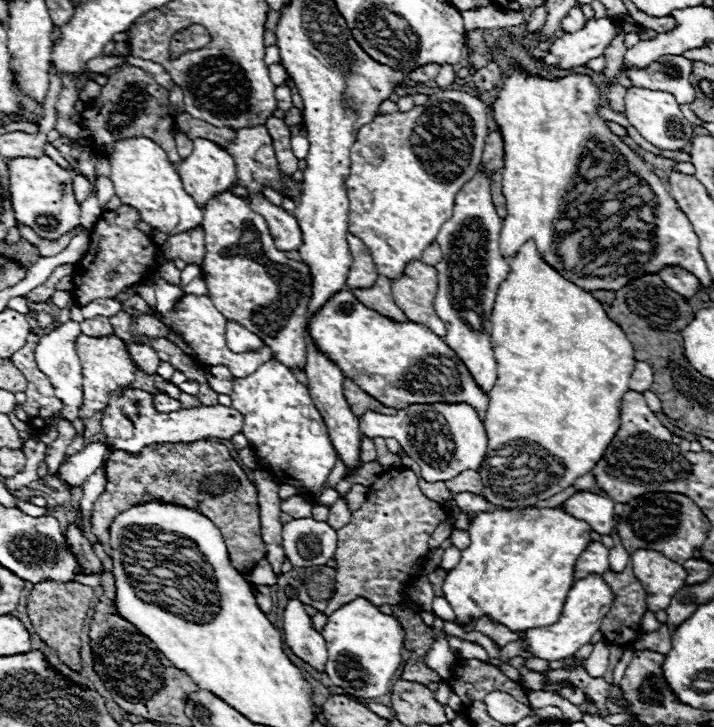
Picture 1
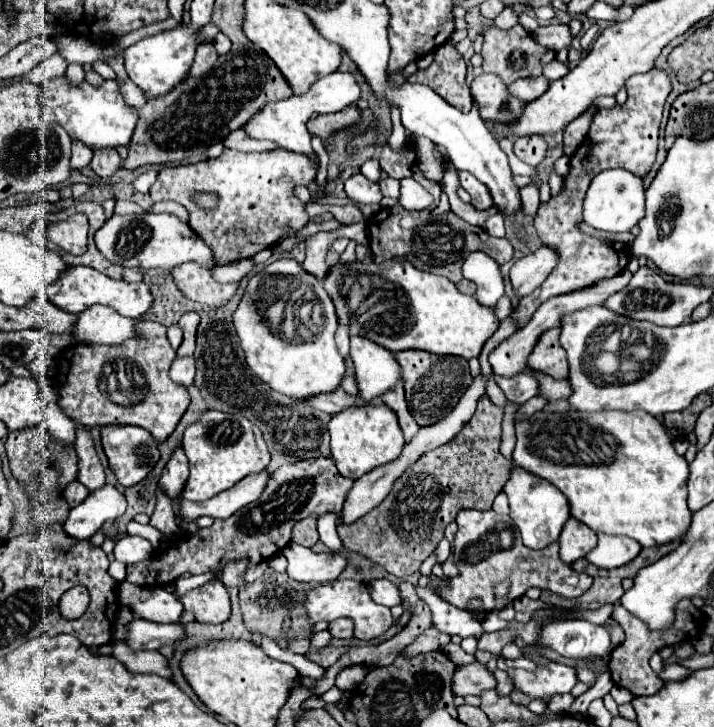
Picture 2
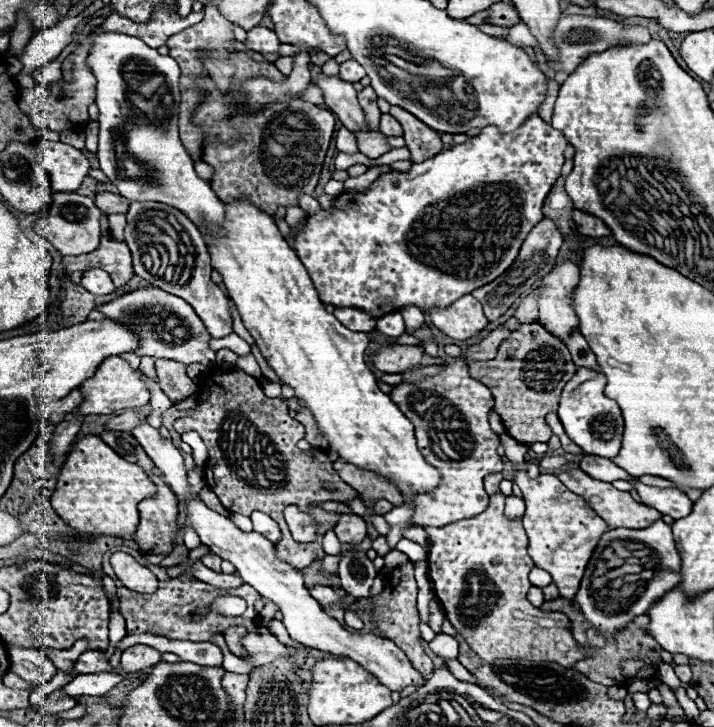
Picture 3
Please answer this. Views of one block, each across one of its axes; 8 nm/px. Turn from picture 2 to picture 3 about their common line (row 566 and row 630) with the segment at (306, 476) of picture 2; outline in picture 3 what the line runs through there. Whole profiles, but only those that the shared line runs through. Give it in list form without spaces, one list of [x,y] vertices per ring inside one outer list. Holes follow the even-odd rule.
[[[148,564],[148,568],[156,574],[160,586],[154,594],[140,594],[140,592],[132,592],[128,588],[120,588],[118,598],[120,598],[120,612],[126,618],[126,630],[128,634],[156,634],[156,636],[166,636],[168,640],[188,640],[188,642],[206,642],[210,640],[212,634],[222,634],[228,626],[246,626],[248,630],[258,628],[258,614],[254,610],[254,602],[260,600],[260,594],[244,584],[240,588],[232,588],[232,590],[220,590],[214,588],[210,584],[204,584],[200,580],[190,580],[186,576],[178,576],[178,578],[170,578],[166,574],[166,568],[160,568],[156,564]],[[220,594],[232,594],[238,596],[242,600],[246,600],[248,608],[242,616],[222,616],[218,612],[210,612],[204,620],[200,622],[190,622],[190,616],[196,608],[206,608],[210,606]]]

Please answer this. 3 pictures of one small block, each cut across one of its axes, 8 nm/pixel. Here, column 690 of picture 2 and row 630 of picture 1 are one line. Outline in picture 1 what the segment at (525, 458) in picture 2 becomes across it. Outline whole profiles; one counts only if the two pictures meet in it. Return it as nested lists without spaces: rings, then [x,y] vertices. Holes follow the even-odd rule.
[[[524,508],[524,510],[490,510],[478,512],[470,522],[470,546],[462,550],[462,560],[444,580],[444,598],[456,612],[458,620],[488,614],[512,632],[524,628],[550,626],[560,618],[568,590],[574,584],[574,566],[590,544],[590,524],[576,520],[562,508]]]

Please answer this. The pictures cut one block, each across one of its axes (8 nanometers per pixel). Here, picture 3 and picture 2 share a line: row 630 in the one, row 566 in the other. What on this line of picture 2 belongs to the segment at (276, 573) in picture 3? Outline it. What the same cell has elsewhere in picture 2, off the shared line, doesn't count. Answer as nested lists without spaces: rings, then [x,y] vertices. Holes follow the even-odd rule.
[[[292,542],[282,552],[288,558],[288,570],[286,570],[288,576],[298,582],[314,582],[314,584],[334,582],[348,566],[348,558],[340,556],[338,552],[316,554]]]

